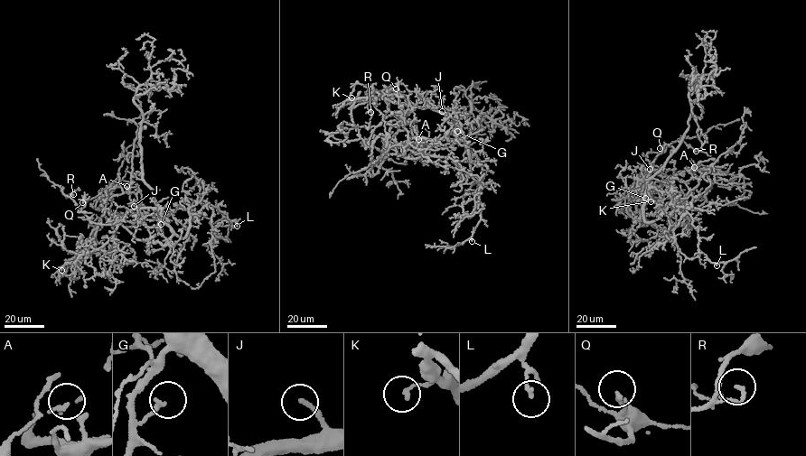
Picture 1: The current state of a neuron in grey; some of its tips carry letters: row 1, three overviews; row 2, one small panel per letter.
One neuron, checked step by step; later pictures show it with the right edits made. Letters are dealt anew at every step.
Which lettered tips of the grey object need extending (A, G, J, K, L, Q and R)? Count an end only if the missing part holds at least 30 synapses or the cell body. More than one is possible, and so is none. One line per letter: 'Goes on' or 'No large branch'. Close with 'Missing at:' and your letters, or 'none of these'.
A: No large branch
G: No large branch
J: Goes on
K: No large branch
L: No large branch
Q: No large branch
R: No large branch
Missing at: J

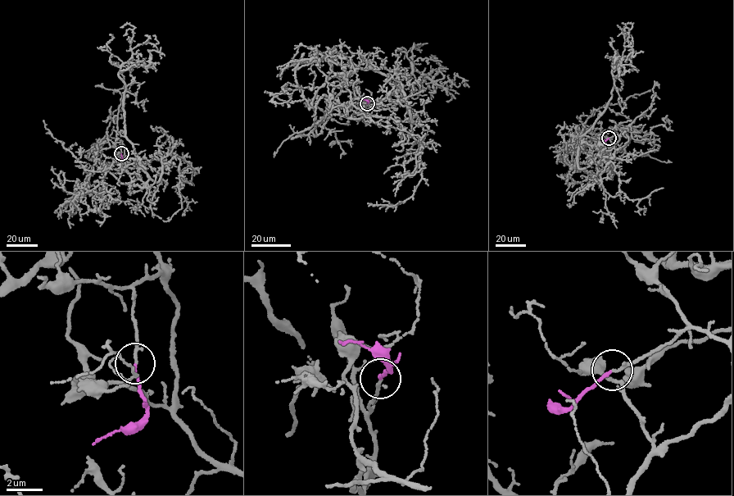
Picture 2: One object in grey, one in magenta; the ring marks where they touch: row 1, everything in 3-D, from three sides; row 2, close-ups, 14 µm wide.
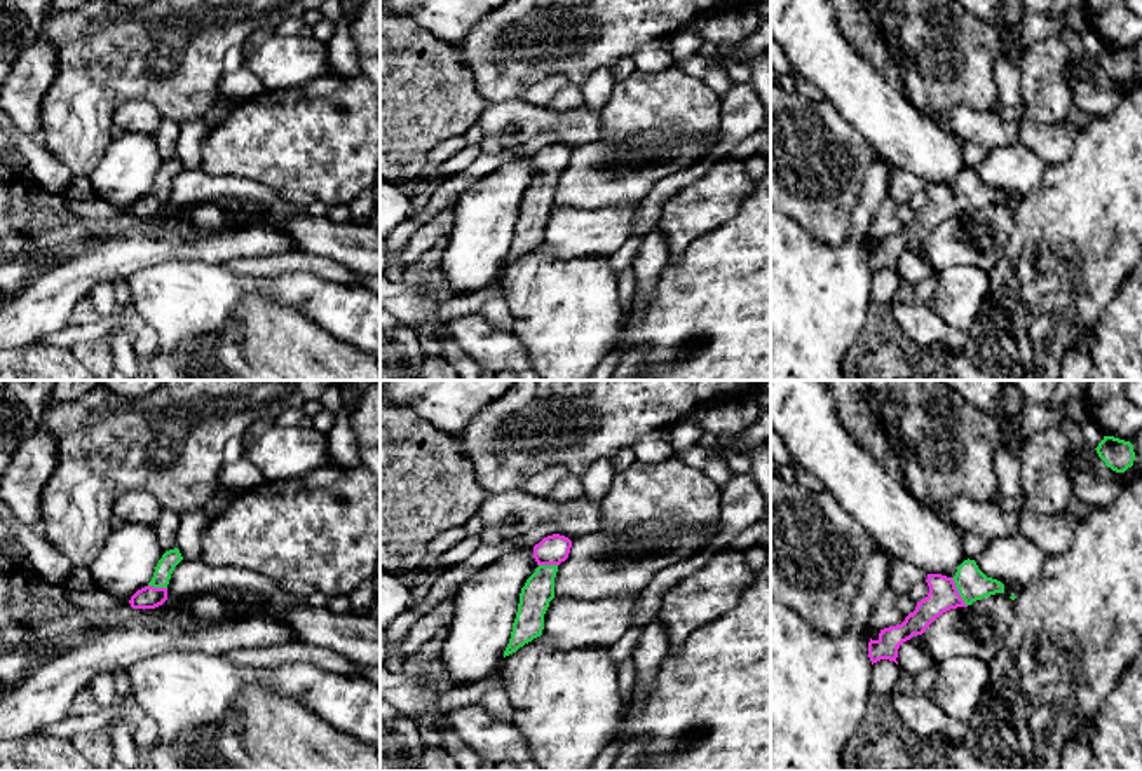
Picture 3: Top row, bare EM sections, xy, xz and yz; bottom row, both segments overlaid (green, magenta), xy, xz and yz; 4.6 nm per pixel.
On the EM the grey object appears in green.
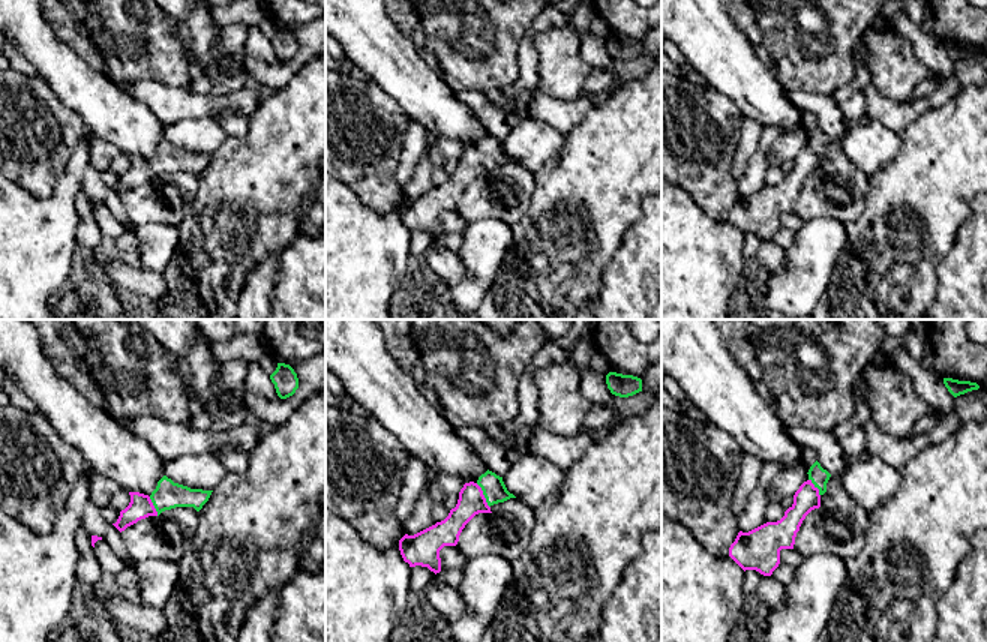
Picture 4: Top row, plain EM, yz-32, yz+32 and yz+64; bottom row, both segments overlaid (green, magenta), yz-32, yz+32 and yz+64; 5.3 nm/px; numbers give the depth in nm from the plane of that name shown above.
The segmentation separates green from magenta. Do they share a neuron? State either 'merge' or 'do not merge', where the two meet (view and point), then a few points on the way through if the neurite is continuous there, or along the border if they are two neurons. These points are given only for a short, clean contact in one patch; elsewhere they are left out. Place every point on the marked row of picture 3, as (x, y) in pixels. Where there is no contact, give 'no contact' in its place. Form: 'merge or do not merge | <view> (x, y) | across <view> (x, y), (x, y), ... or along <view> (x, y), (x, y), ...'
merge | yz (958, 590) | across yz (972, 583), (958, 590), (944, 595)

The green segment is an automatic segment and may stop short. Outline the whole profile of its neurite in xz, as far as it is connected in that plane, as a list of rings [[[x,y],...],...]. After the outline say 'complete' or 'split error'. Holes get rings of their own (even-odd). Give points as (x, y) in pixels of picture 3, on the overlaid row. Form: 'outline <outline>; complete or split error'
outline [[[553,534],[534,546],[535,572],[527,579],[520,593],[520,604],[504,658],[542,635],[544,614],[554,598],[554,577],[558,565],[568,558],[572,541]]]; split error

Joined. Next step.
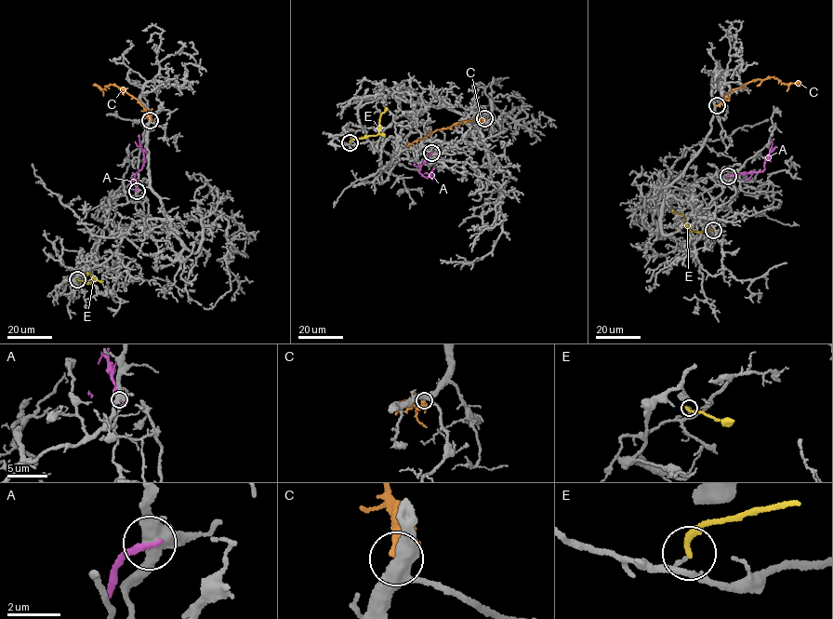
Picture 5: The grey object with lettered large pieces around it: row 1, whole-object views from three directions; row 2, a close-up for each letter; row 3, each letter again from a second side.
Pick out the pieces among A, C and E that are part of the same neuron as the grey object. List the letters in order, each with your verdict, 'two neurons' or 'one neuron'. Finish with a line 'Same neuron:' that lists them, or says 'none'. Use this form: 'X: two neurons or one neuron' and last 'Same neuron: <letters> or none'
A: two neurons
C: one neuron
E: two neurons
Same neuron: C

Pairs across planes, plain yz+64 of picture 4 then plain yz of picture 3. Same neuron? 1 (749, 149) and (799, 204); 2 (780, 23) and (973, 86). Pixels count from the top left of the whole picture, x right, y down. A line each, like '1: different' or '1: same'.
1: different
2: same

